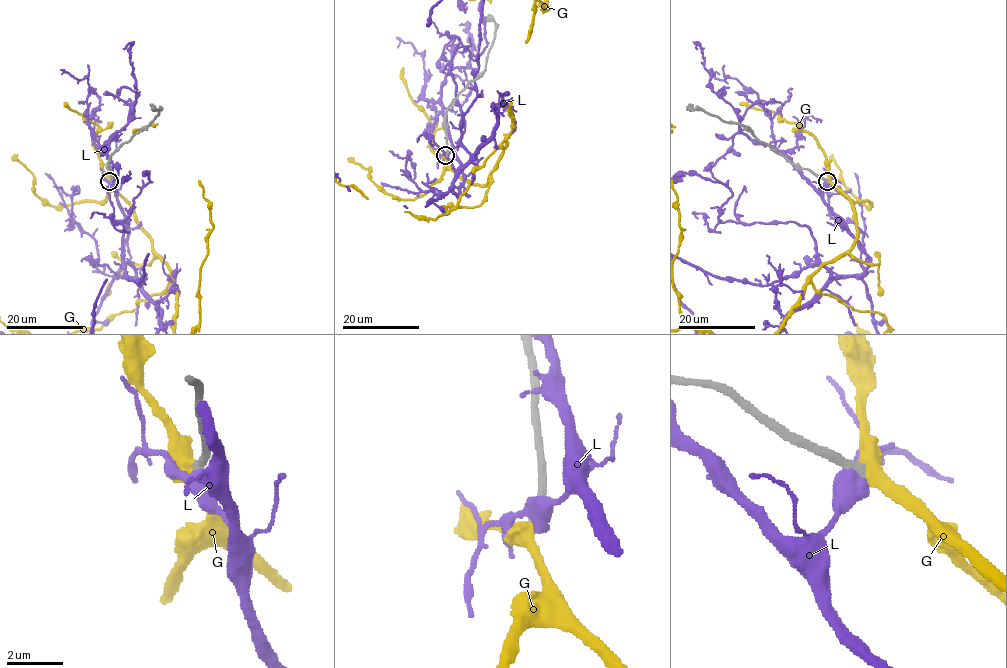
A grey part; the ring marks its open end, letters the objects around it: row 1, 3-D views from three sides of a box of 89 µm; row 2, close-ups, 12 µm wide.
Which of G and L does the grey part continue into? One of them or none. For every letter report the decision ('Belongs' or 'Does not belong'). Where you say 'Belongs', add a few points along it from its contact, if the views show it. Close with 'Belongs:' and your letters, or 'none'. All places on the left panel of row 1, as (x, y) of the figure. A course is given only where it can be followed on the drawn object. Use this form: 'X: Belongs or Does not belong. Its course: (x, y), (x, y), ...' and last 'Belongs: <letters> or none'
G: Belongs
L: Does not belong
Belongs: G

